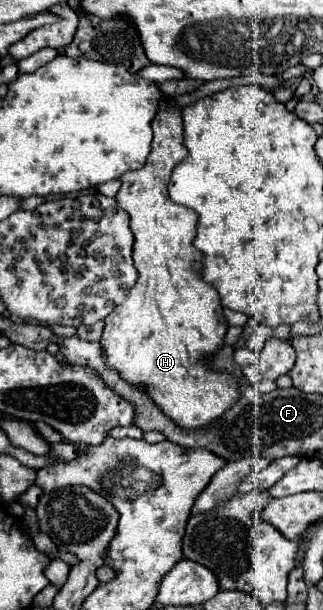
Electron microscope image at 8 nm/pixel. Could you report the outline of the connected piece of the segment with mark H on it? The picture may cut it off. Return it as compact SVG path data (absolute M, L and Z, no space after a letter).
M167 97L165 101L159 103L157 115L155 115L151 127L153 127L155 139L153 139L153 143L151 143L151 153L149 153L149 159L147 159L145 167L141 167L141 171L129 171L129 175L121 175L121 179L119 179L119 181L121 181L121 189L119 189L117 195L115 195L119 207L125 209L125 211L129 213L129 217L131 217L131 231L133 231L133 235L135 235L135 243L133 243L133 263L135 263L135 269L137 269L139 277L137 277L133 289L129 291L129 295L125 297L125 301L123 301L119 307L115 307L109 317L105 317L105 331L103 331L103 337L101 337L101 345L103 345L103 351L105 351L107 367L117 369L119 375L121 375L123 379L127 379L129 383L133 383L133 385L143 385L145 391L147 391L147 395L159 405L159 409L161 409L167 417L171 417L171 419L173 419L177 425L181 425L181 427L191 427L191 429L193 429L193 427L205 427L205 425L209 425L211 421L215 421L217 417L221 417L229 407L235 405L235 401L239 399L239 391L237 391L237 381L235 381L231 375L213 373L213 371L205 365L205 361L203 361L203 355L205 355L205 353L215 353L215 349L217 349L219 345L223 345L225 333L227 333L227 323L225 323L225 317L223 317L223 307L221 307L221 303L219 303L219 293L217 293L217 289L213 289L211 283L205 283L205 281L197 275L197 269L201 267L201 255L199 255L199 251L193 247L193 239L195 239L195 233L197 233L197 215L195 215L193 211L189 211L187 207L175 205L175 203L169 199L169 195L167 195L167 185L169 185L169 181L171 181L171 169L173 169L181 159L185 159L185 155L187 155L187 149L183 147L181 107L175 105L175 101Z

